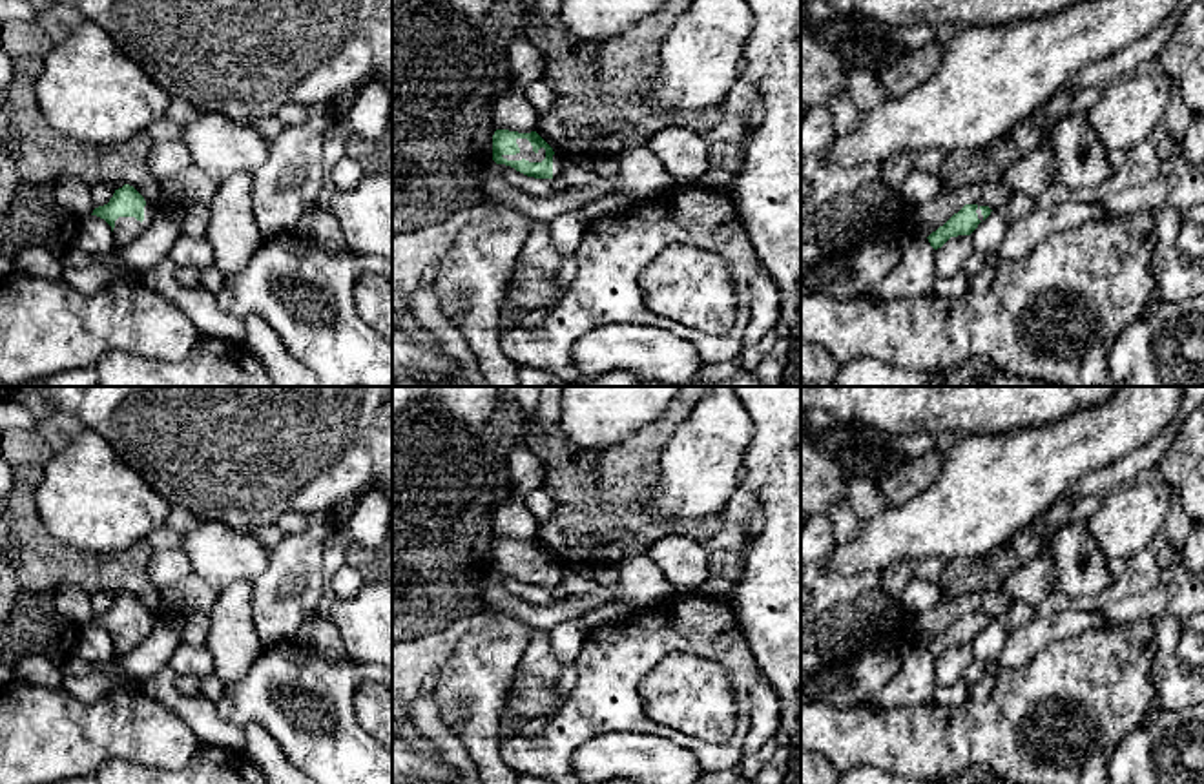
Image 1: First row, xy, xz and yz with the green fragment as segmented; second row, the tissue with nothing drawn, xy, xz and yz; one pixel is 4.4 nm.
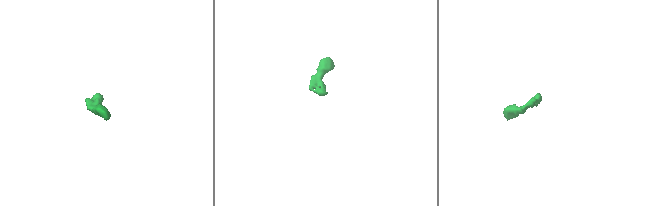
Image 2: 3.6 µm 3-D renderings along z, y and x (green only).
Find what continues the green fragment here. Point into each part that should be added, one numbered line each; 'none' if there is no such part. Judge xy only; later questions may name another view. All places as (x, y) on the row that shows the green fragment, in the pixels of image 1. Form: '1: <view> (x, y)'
1: xy (126, 228)

